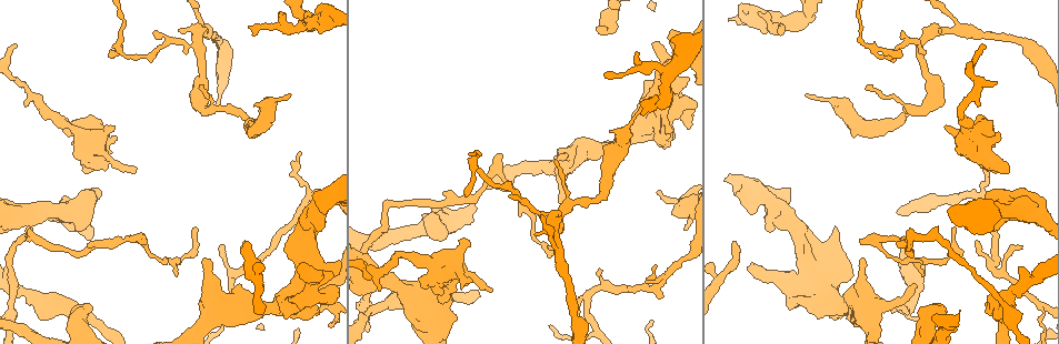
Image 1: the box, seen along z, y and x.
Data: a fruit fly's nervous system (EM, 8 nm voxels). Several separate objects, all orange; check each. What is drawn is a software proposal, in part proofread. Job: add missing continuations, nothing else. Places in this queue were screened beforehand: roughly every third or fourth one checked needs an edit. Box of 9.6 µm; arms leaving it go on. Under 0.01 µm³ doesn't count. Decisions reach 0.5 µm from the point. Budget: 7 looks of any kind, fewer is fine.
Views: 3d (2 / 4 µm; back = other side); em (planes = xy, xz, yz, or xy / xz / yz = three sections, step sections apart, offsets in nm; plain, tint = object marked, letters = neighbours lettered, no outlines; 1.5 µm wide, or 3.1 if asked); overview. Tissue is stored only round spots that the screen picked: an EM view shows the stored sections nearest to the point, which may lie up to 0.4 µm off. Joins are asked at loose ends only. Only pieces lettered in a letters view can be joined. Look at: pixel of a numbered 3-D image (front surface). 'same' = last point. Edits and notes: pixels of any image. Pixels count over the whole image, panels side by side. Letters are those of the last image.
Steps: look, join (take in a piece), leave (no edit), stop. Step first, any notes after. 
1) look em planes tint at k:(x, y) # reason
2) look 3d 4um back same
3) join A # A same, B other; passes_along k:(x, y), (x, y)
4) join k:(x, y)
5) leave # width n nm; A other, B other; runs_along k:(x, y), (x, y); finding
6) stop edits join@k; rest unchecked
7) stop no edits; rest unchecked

look em planes letters at 1:(491, 288) # an open end

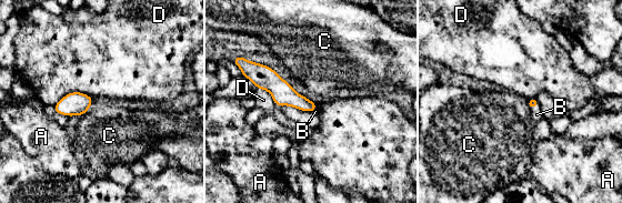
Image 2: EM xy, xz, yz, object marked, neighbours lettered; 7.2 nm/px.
join B # A other, B same, C other, D other; passes_along 2:(532, 103), (534, 107), (537, 114); it goes on there

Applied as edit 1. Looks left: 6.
look overview # redraw

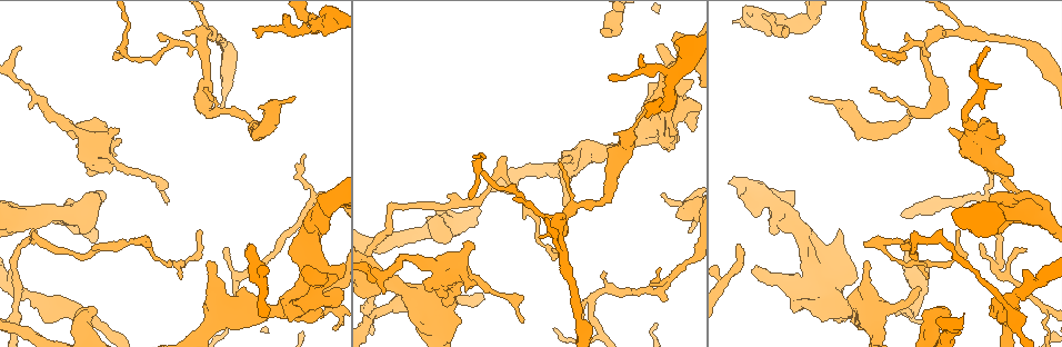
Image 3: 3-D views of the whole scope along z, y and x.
look 3d 4um at 3:(784, 29) # free end

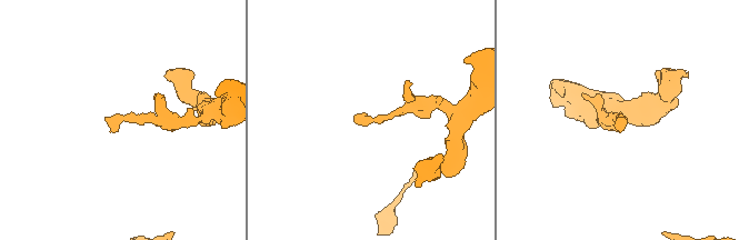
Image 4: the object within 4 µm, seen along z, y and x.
look em xy step 8 tint at 4:(354, 116)

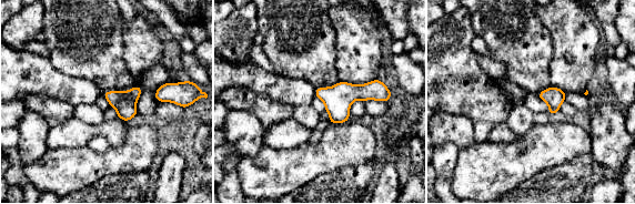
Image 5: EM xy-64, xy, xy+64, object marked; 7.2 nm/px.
look em planes letters same # another direction

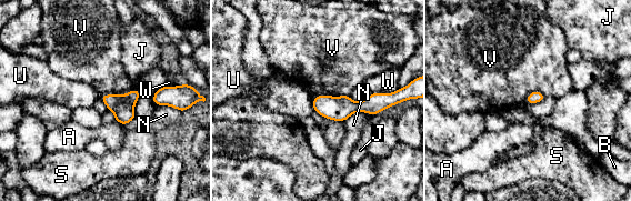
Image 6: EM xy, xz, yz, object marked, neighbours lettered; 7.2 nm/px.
leave # longest_contact V 280 nm; A other, B other, J other, N other, S other, U other, V other, W other; runs_along 6:(384, 103), (361, 107), (316, 107); no lettered piece goes on from it

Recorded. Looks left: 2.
stop edits join@2; rest unchecked

